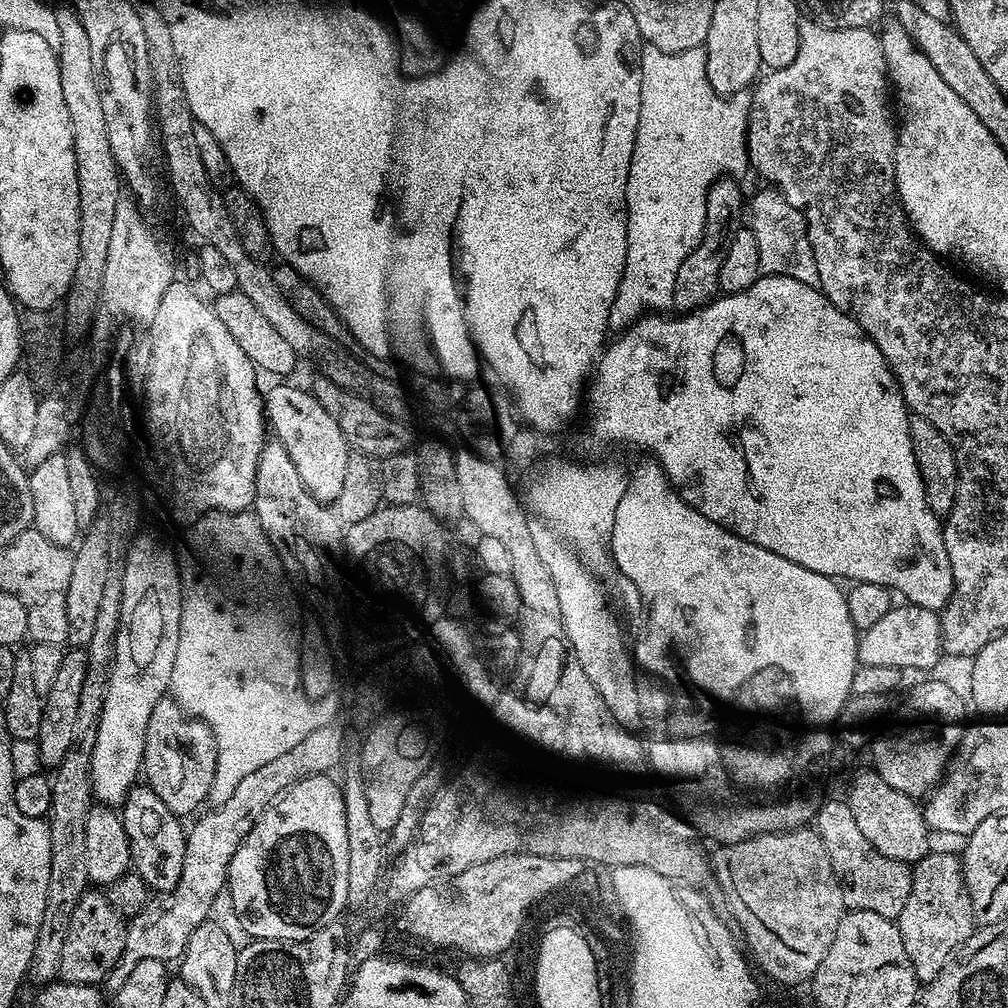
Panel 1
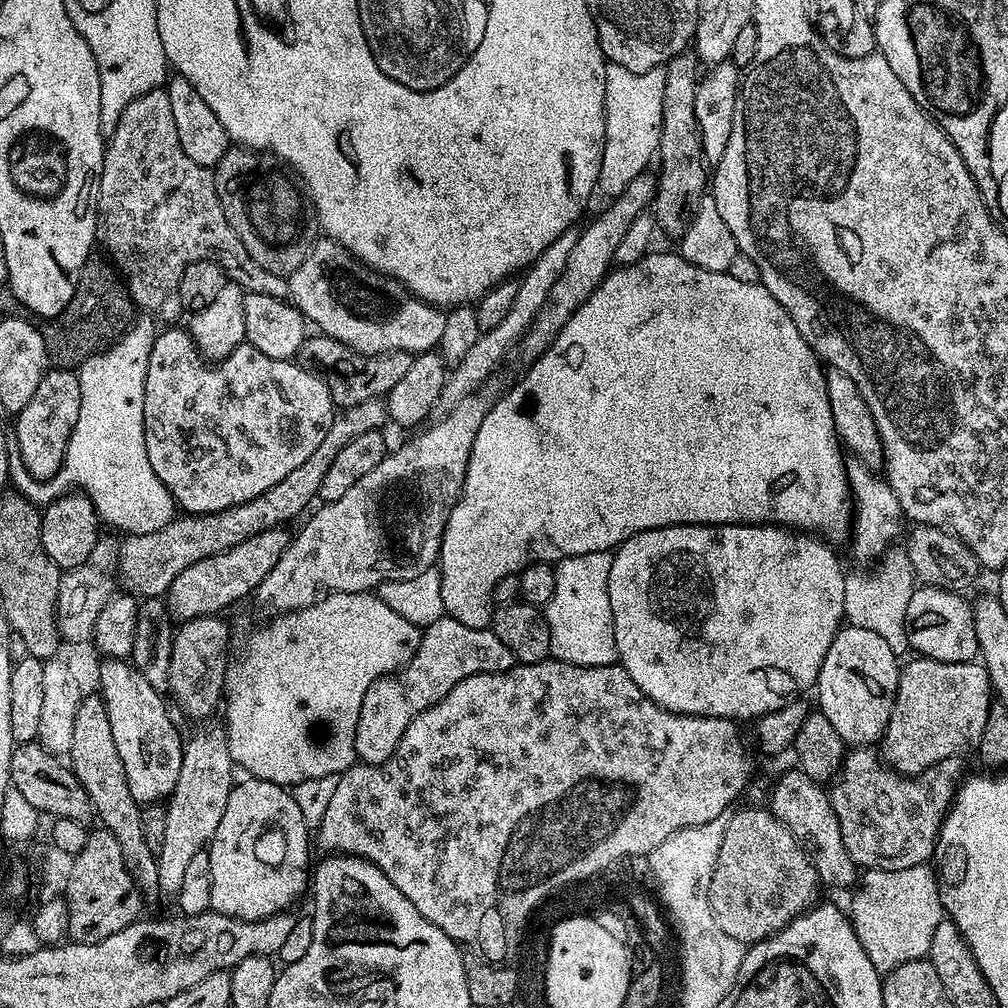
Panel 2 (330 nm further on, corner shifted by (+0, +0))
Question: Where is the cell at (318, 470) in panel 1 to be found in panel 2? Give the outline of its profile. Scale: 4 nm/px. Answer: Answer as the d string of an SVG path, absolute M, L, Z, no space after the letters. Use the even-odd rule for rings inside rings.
M168 328L157 335L150 352L150 366L146 372L146 398L144 399L144 437L146 438L146 450L150 458L150 464L154 466L154 472L158 478L170 490L176 499L177 505L188 514L207 514L221 512L227 508L239 508L251 502L256 496L269 490L275 483L281 482L292 470L301 466L309 458L323 436L330 427L334 417L334 405L330 390L315 372L300 367L299 363L292 360L279 360L278 358L266 358L262 350L258 350L253 344L247 342L239 344L237 348L223 360L209 366L205 357L200 355L200 349L196 347L191 335L180 328Z

